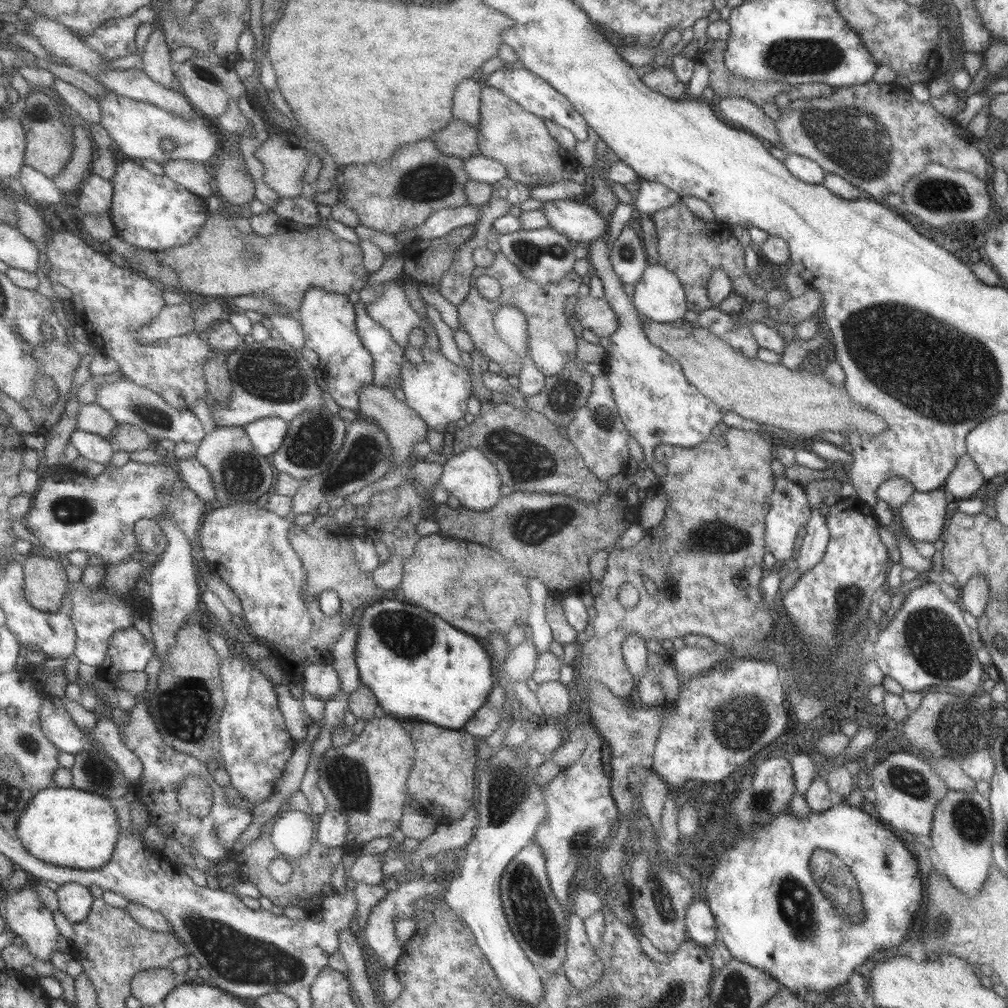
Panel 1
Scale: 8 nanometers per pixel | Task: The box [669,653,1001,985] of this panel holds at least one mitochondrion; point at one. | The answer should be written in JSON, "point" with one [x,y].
{"point":[738,721]}

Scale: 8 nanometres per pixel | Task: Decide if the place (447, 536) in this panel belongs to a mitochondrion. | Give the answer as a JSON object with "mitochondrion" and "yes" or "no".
{"mitochondrion":"no"}

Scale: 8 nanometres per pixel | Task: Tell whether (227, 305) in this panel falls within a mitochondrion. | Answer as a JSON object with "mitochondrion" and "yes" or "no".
{"mitochondrion":"no"}

